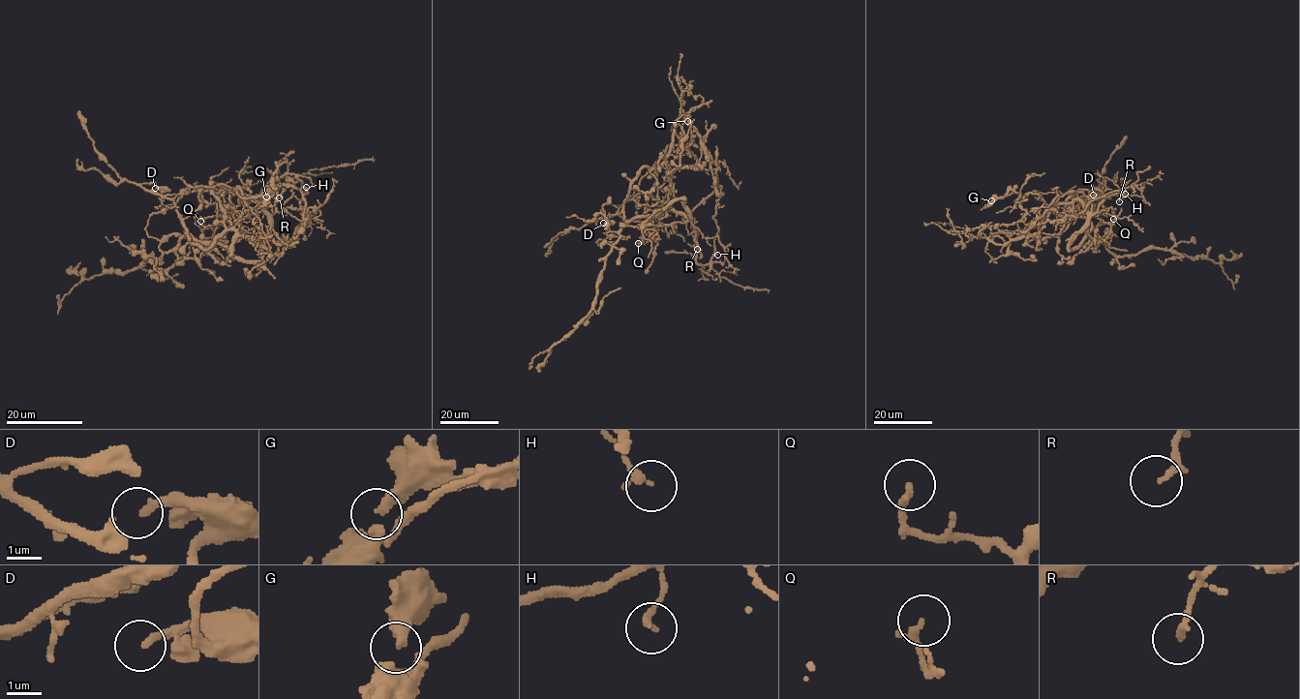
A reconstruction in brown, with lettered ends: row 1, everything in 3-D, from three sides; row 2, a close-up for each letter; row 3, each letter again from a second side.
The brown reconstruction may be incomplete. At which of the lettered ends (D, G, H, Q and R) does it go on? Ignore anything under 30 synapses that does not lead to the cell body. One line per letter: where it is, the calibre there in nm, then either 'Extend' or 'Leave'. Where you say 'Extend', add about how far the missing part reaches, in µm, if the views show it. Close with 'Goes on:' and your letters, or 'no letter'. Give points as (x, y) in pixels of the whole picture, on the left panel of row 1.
D: Place: (155, 188). Thickness 200 nm. Leave
G: Place: (266, 197). Thickness 200 nm. Leave
H: Place: (306, 187). Thickness 170 nm. Leave
Q: Place: (200, 221). Thickness 220 nm. Leave
R: Place: (279, 197). Thickness 180 nm. Leave
Goes on: no letter

